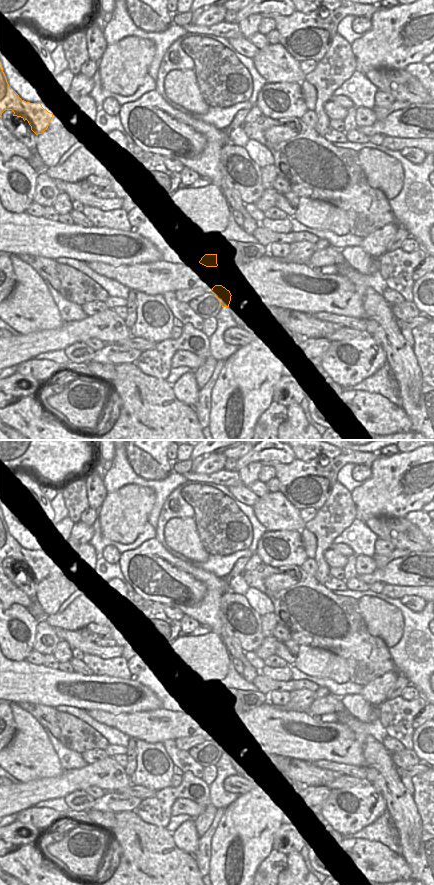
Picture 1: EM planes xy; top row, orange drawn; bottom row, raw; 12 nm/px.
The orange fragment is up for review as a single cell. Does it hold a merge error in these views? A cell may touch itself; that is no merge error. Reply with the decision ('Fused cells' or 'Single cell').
Single cell

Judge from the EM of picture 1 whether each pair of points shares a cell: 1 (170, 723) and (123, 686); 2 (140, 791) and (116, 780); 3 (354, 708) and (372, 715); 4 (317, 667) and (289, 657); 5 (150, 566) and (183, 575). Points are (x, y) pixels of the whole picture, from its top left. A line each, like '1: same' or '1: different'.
1: different
2: different
3: same
4: different
5: same

